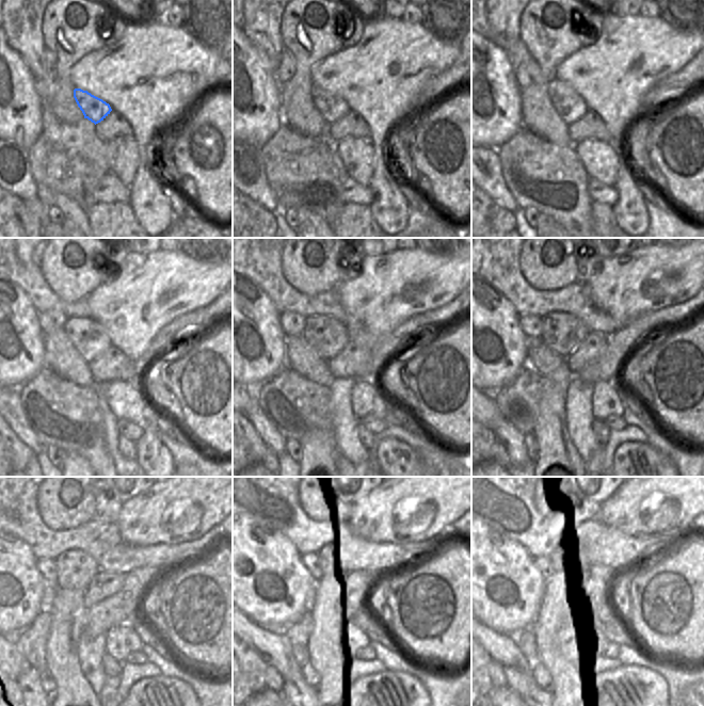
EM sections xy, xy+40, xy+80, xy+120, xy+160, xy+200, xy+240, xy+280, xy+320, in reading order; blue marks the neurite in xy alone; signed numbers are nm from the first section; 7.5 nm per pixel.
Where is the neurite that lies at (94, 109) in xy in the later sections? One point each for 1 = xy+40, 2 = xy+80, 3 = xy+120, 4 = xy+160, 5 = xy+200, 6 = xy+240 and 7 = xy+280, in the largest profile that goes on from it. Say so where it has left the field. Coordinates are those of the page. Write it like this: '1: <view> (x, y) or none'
1: xy+40 (332, 108)
2: xy+80 (570, 106)
3: xy+120 (89, 337)
4: xy+160 (326, 335)
5: xy+200 (561, 332)
6: xy+240 (77, 568)
7: xy+280 (328, 556)

